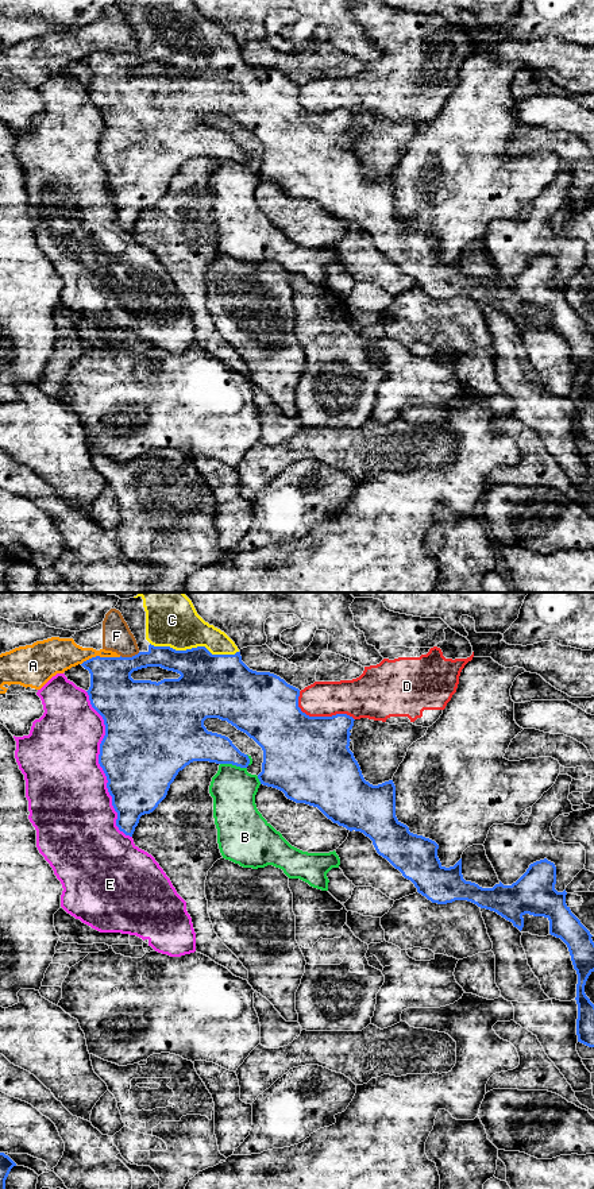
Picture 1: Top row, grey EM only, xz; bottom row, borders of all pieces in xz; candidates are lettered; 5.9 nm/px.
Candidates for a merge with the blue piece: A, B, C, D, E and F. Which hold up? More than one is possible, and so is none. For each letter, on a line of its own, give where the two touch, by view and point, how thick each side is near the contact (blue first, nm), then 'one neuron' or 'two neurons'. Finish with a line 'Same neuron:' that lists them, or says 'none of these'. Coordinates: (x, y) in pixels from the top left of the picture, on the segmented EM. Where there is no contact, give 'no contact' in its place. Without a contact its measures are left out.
A: meets blue in xz at (99, 656); 300 nm thick on the blue side, 220 nm on the other; two neurons
B: meets blue in xz at (234, 764); 200 nm thick on the blue side, 260 nm on the other; two neurons
C: meets blue in xz at (195, 648); 380 nm thick on the blue side, 300 nm on the other; one neuron
D: meets blue in xz at (319, 717); 500 nm thick on the blue side, 220 nm on the other; two neurons
E: meets blue in xz at (100, 765); 480 nm thick on the blue side, 480 nm on the other; two neurons
F: meets blue in xz at (130, 657); 300 nm thick on the blue side, 180 nm on the other; two neurons
Same neuron: C

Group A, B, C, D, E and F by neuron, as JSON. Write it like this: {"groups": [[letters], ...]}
{"groups": [["A", "F"], ["B"], ["C"], ["D"], ["E"]]}

